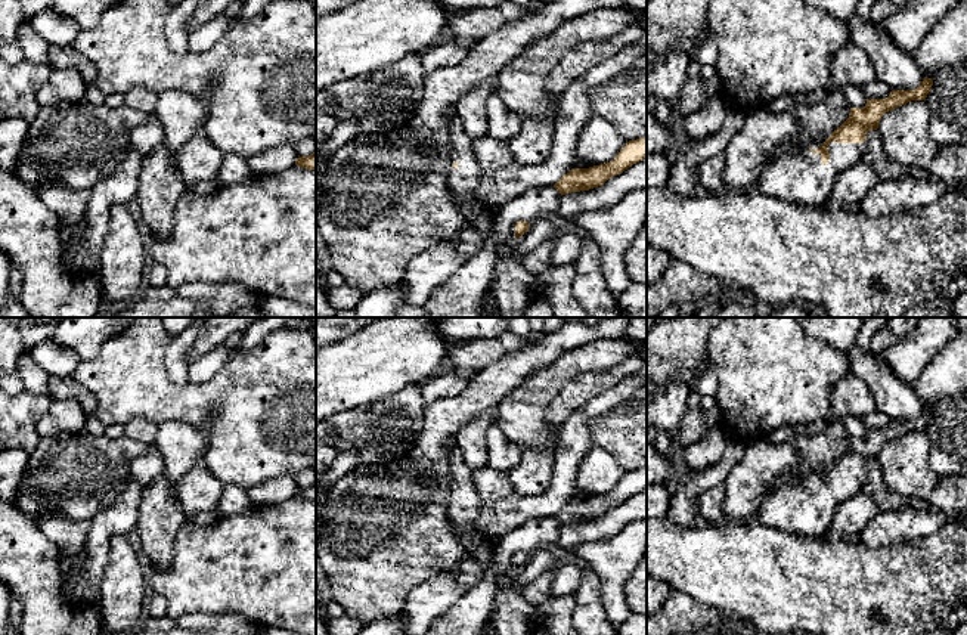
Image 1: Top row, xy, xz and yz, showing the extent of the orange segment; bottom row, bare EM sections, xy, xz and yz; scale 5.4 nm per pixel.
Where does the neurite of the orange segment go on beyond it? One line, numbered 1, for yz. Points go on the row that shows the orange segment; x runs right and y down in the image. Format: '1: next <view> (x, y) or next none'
1: next yz (802, 179)

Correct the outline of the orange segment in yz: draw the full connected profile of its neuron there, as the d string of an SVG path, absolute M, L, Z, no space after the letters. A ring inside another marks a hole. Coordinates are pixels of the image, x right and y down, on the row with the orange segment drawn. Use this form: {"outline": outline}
{"outline": "M923 78L914 90L892 90L884 99L867 99L864 108L850 108L849 118L824 143L812 142L799 155L785 154L747 188L777 199L808 207L827 207L839 173L861 162L868 148L867 133L877 130L881 117L911 100L926 100L933 86Z"}

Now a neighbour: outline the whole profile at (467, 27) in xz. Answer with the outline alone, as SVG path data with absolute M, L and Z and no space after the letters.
M467 9L449 13L447 30L458 44L472 47L505 24L506 19L498 9Z

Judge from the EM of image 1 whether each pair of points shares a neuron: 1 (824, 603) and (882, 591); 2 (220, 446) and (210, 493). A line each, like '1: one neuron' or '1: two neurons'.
1: one neuron
2: two neurons

